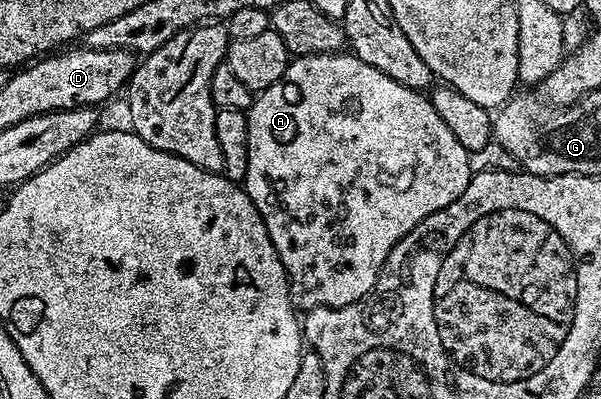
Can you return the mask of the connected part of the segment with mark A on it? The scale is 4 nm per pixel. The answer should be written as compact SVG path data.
M336 53L333 55L301 55L292 58L287 64L285 73L273 85L258 92L257 98L247 112L249 121L249 169L245 180L245 190L253 201L257 213L265 221L265 229L269 229L269 237L273 241L273 249L277 249L277 257L281 257L281 265L287 274L291 303L296 312L306 313L318 307L344 307L364 299L375 288L377 277L389 257L389 253L401 241L401 237L416 227L425 217L445 209L469 185L473 174L472 156L449 133L449 125L437 117L437 109L433 109L430 98L426 94L409 89L393 77L385 77L381 69L373 69L373 65L365 65L356 55Z

